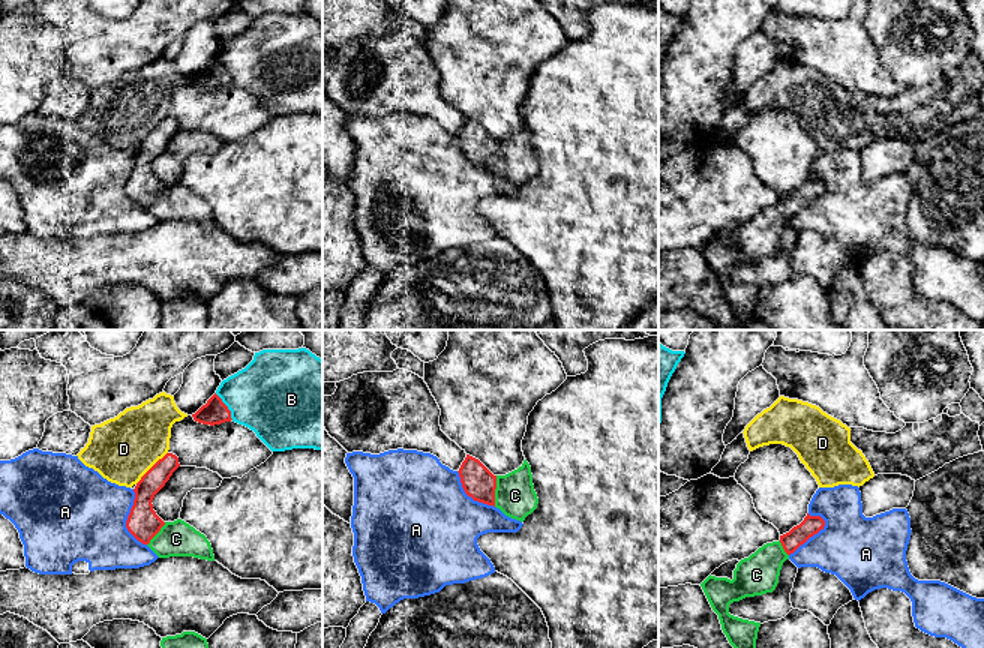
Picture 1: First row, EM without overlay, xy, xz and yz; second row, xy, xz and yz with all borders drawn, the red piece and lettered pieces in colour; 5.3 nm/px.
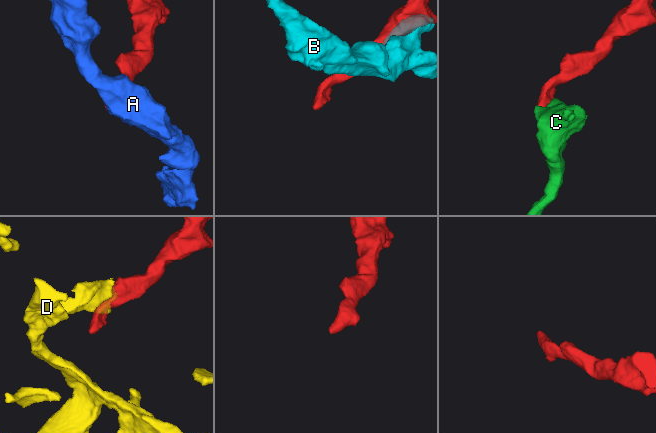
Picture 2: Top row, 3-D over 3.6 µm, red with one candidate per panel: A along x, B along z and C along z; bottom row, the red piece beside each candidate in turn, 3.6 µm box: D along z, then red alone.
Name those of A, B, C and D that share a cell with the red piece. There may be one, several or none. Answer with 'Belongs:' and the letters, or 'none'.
Belongs: C

